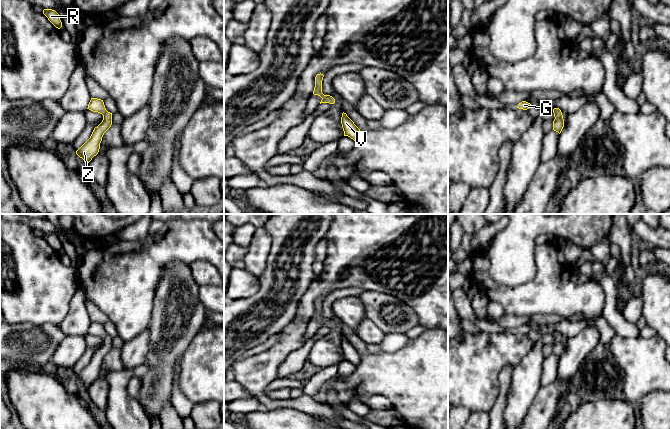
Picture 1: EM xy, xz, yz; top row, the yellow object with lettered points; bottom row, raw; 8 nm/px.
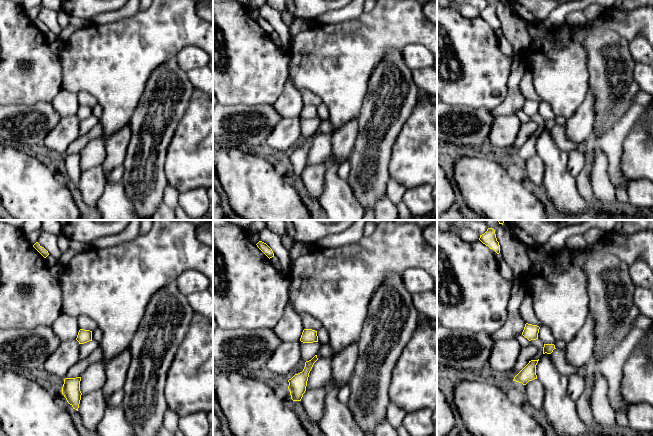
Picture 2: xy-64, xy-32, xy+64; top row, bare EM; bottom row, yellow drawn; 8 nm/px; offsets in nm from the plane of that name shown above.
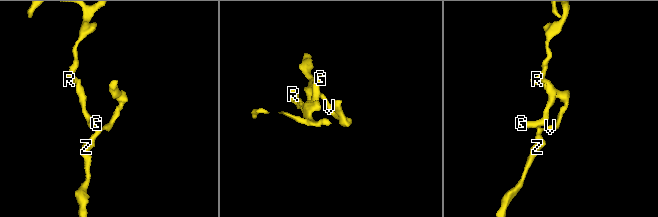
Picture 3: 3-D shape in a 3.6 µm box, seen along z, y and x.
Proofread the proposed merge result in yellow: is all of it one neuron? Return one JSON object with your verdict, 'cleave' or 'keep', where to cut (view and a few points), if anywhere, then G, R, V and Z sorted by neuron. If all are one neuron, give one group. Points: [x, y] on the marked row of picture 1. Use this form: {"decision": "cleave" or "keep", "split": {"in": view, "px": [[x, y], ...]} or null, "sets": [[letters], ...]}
{"decision": "keep", "split": null, "sets": [["G", "R", "V", "Z"]]}

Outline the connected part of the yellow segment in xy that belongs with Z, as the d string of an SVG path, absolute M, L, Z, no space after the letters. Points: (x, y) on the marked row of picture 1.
M91 98L87 109L102 114L103 120L94 128L90 138L76 151L76 154L84 160L85 168L98 154L102 137L112 125L112 113L106 110L103 100Z

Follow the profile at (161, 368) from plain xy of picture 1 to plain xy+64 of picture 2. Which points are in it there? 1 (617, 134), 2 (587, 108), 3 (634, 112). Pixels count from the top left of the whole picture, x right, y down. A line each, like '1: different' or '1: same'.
1: different
2: different
3: different

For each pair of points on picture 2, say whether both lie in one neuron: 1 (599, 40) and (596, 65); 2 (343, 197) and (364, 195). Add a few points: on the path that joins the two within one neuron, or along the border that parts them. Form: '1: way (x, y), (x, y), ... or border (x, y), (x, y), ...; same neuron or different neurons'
1: way (599, 46), (598, 59); same neuron
2: border (346, 180), (363, 209); different neurons

